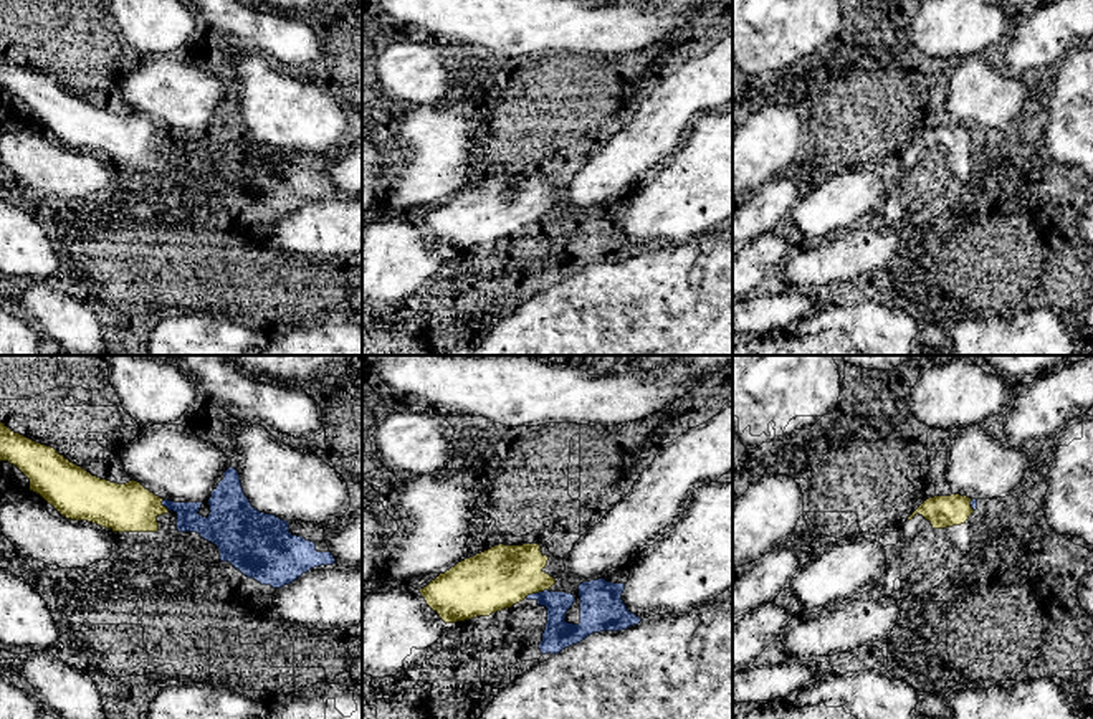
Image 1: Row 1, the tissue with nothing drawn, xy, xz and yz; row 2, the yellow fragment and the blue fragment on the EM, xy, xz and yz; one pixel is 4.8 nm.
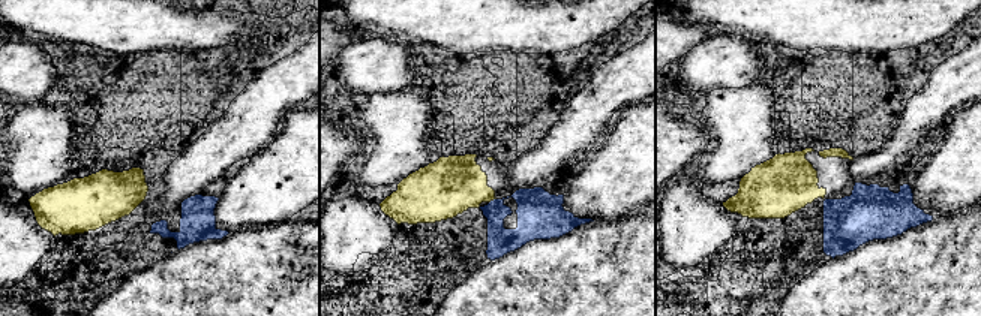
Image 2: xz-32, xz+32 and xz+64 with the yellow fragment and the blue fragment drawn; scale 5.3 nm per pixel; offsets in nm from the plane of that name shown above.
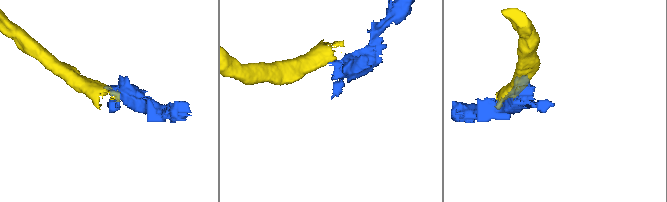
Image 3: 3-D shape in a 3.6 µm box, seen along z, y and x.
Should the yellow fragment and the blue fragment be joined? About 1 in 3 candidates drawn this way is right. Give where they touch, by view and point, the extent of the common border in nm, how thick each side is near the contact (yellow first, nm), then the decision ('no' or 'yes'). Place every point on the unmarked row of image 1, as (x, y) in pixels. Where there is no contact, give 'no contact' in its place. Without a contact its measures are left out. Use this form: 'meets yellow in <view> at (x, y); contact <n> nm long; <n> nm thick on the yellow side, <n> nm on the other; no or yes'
meets yellow in xz at (536, 222); contact 130 nm long; 300 nm thick on the yellow side, 140 nm on the other; yes

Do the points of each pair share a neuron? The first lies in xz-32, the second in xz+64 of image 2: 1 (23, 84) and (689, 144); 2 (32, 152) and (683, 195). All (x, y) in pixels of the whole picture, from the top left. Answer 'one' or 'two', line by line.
1: two
2: two

